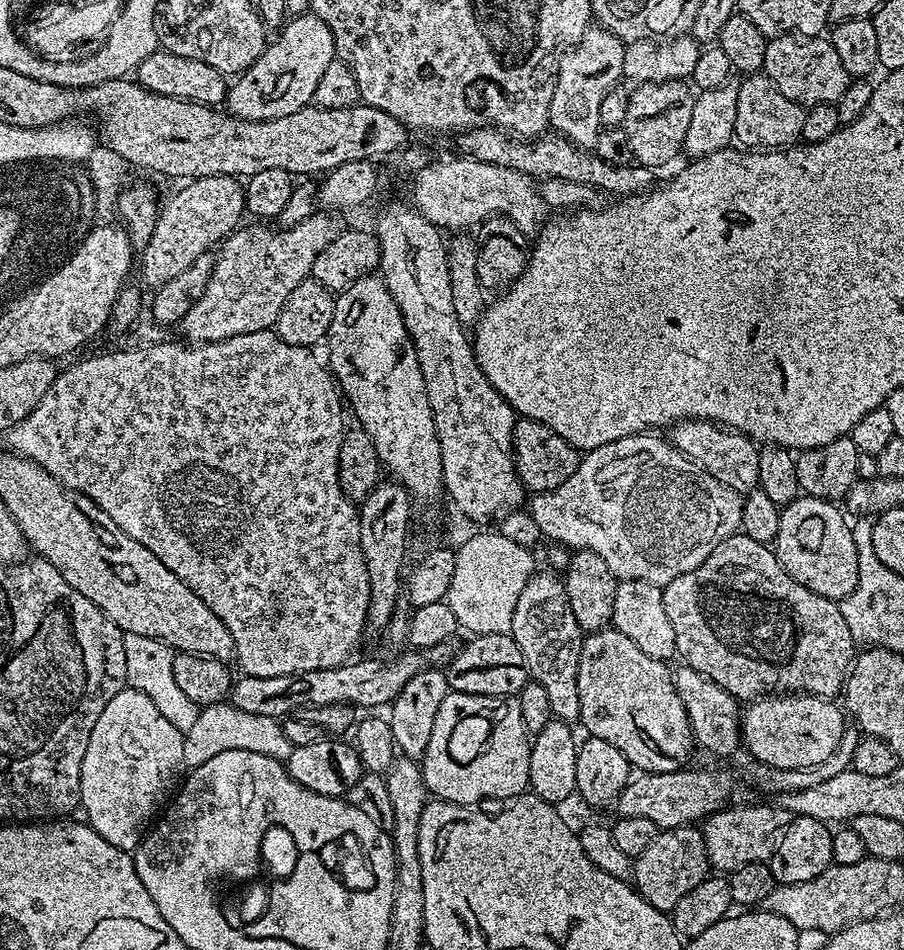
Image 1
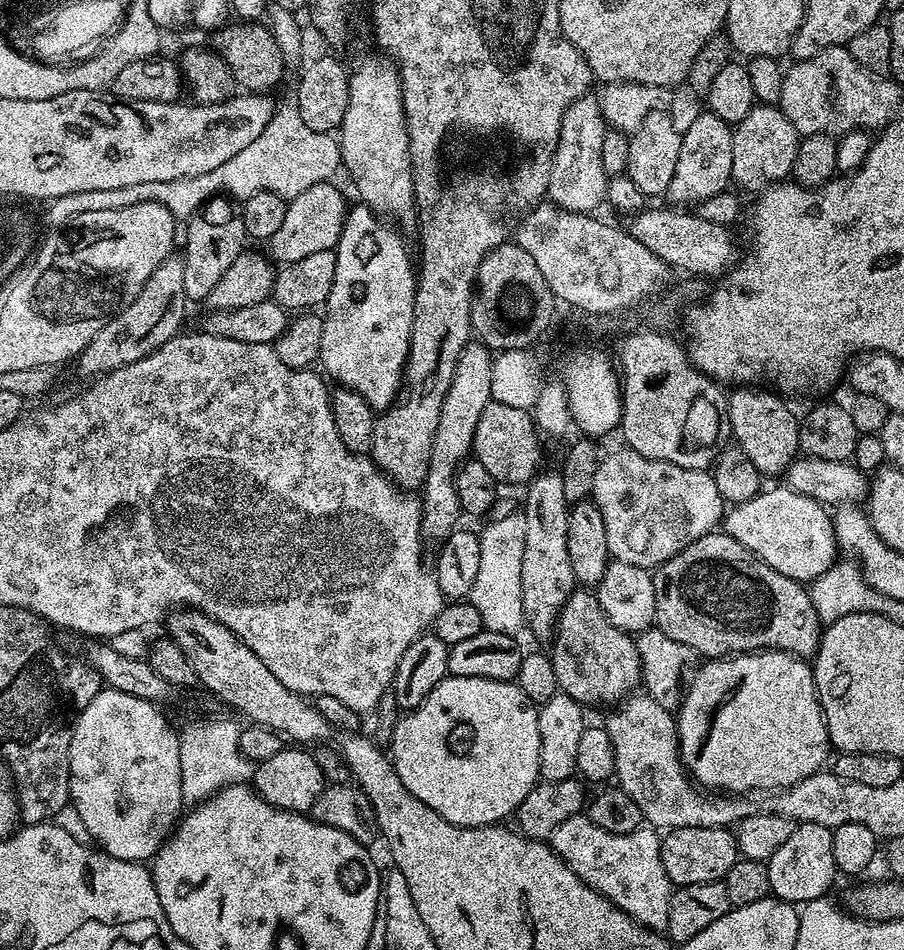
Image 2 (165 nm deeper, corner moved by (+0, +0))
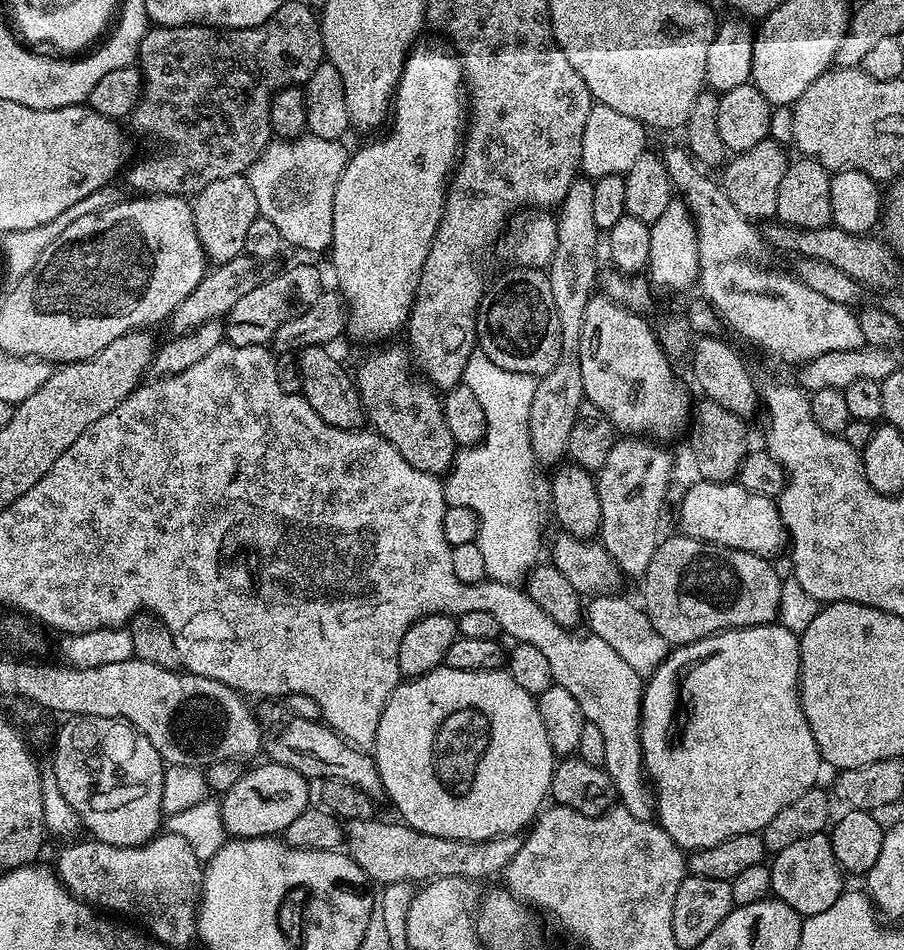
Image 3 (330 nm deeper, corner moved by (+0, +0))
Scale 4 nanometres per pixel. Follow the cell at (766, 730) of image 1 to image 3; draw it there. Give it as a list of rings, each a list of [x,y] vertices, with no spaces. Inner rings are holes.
[[[779,622],[771,624],[755,624],[749,628],[729,628],[726,632],[715,632],[712,636],[707,636],[701,640],[695,640],[689,644],[682,644],[673,647],[668,653],[668,657],[660,663],[652,671],[651,676],[647,677],[644,686],[644,701],[640,704],[640,745],[642,746],[642,754],[644,755],[644,771],[650,781],[651,787],[654,789],[654,816],[658,821],[660,829],[664,831],[670,839],[676,843],[685,853],[691,854],[716,846],[718,842],[726,842],[730,838],[738,838],[739,836],[749,836],[751,832],[763,833],[764,827],[779,814],[784,807],[790,806],[790,802],[796,801],[800,795],[806,794],[806,790],[817,787],[818,780],[816,775],[822,769],[822,761],[820,759],[820,751],[814,742],[814,734],[810,734],[810,726],[806,722],[806,714],[800,705],[800,638],[799,635],[792,633],[783,627]]]

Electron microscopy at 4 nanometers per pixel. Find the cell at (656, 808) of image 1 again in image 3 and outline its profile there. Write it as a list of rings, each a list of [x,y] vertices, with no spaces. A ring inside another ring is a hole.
[[[381,818],[349,820],[346,824],[346,851],[364,871],[369,881],[383,886],[394,882],[431,882],[442,878],[466,878],[481,882],[487,876],[499,877],[504,867],[518,854],[521,837],[496,836],[493,840],[434,838],[403,822],[387,824]]]

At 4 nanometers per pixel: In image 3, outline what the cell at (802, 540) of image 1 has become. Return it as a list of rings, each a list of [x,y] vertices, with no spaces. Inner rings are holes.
[[[697,479],[684,492],[680,500],[680,528],[683,535],[695,540],[705,540],[707,544],[717,544],[723,548],[733,548],[749,552],[755,556],[776,558],[780,551],[786,548],[786,533],[780,517],[777,501],[771,496],[754,494],[746,490],[738,482],[715,484],[714,481]]]

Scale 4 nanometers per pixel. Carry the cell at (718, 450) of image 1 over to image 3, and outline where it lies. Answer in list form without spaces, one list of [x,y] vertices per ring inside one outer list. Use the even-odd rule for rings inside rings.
[[[594,294],[590,298],[578,346],[584,399],[587,403],[598,406],[598,410],[602,410],[606,418],[610,418],[617,433],[669,442],[675,436],[685,435],[694,404],[693,401],[688,401],[688,392],[684,389],[683,382],[672,373],[673,361],[662,350],[655,327],[651,323],[648,325],[640,316],[643,315],[639,311],[624,308],[606,294]]]

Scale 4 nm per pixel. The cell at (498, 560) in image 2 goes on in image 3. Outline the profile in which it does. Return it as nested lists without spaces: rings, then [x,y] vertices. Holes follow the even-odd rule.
[[[474,350],[464,367],[462,382],[470,386],[474,398],[478,398],[482,406],[482,414],[486,414],[486,434],[480,443],[469,444],[457,451],[451,468],[442,480],[444,503],[447,507],[468,507],[476,513],[478,526],[474,542],[478,550],[482,550],[482,558],[486,561],[487,579],[519,585],[541,559],[540,512],[536,509],[538,461],[530,446],[530,406],[534,403],[537,377],[502,370],[502,366],[494,366],[484,352]]]

